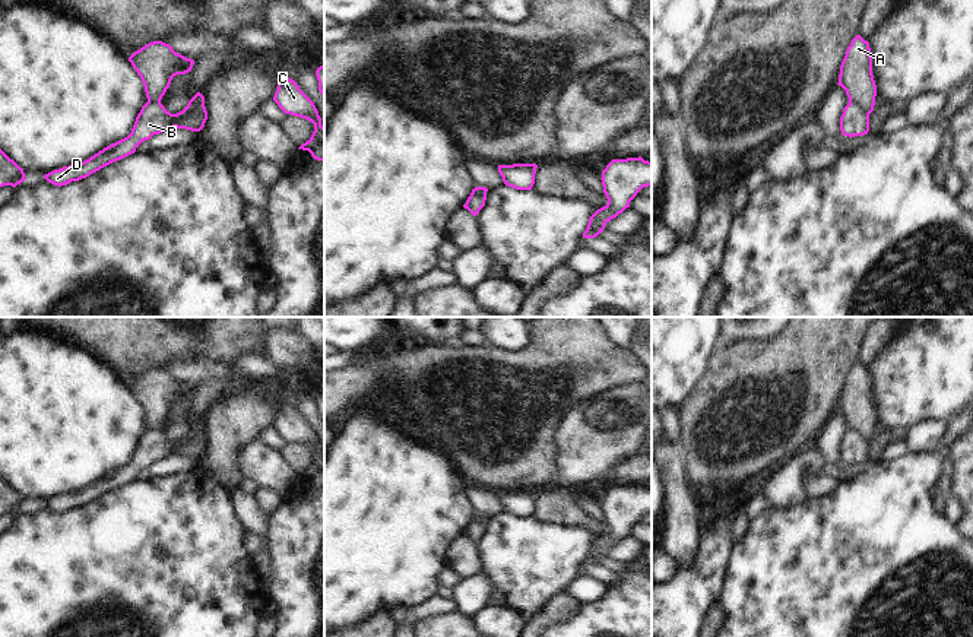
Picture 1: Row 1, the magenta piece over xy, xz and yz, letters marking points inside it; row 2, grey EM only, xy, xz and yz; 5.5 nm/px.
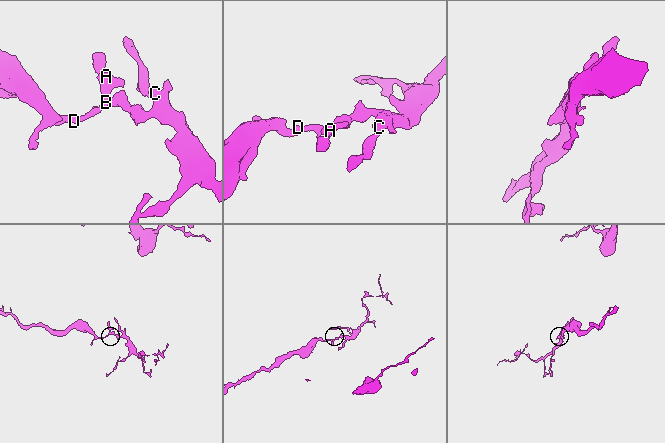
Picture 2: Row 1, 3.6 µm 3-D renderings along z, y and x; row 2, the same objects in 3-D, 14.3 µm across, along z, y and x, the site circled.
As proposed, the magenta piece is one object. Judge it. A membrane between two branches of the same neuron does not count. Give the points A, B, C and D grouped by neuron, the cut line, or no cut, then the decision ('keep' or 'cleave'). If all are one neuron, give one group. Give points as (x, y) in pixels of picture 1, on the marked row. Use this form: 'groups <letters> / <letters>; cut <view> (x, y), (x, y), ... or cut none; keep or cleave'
groups A / B C D; cut yz (849, 101), (853, 101), (868, 114); cleave

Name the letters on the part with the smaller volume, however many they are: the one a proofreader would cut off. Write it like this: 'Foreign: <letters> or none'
Foreign: A

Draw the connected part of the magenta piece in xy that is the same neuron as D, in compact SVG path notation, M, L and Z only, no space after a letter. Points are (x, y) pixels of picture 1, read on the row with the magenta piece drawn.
M197 92L187 104L187 107L171 114L161 102L146 102L136 117L131 133L104 148L89 159L54 169L44 175L44 178L54 186L66 186L72 181L79 181L99 171L101 168L120 161L136 152L136 148L149 140L153 134L159 134L168 129L186 129L191 131L200 131L207 120L207 111L205 107L205 96Z

